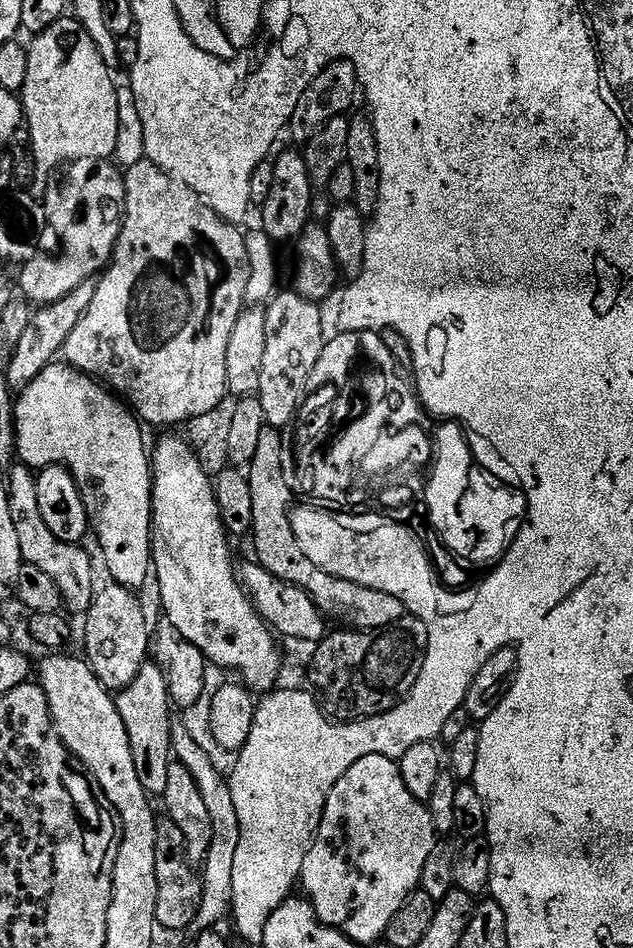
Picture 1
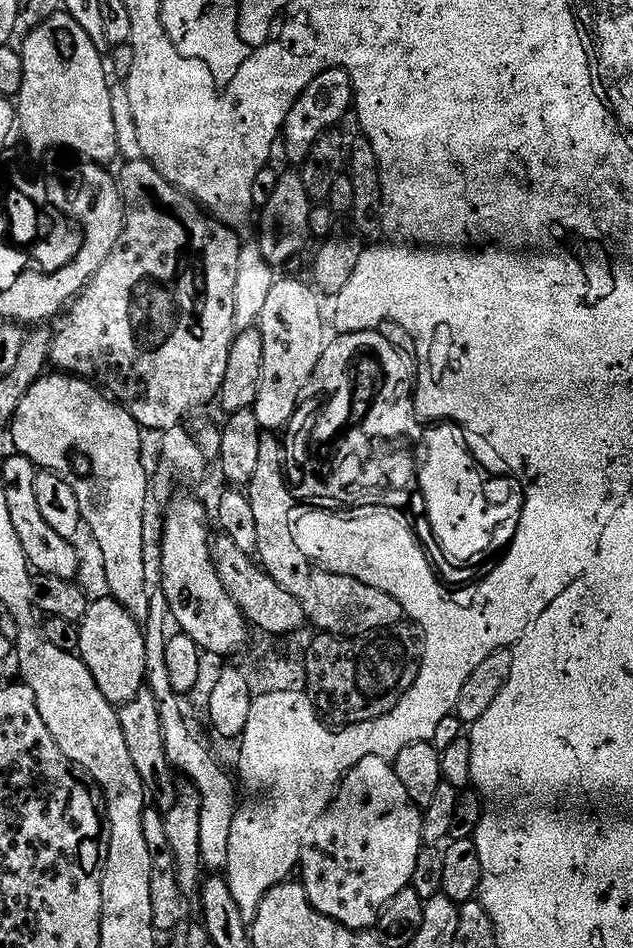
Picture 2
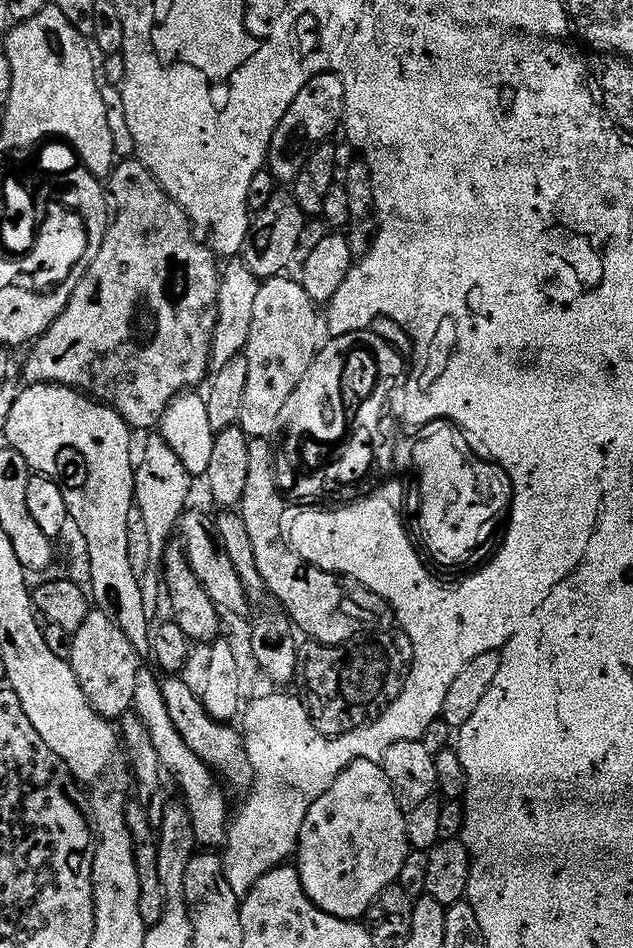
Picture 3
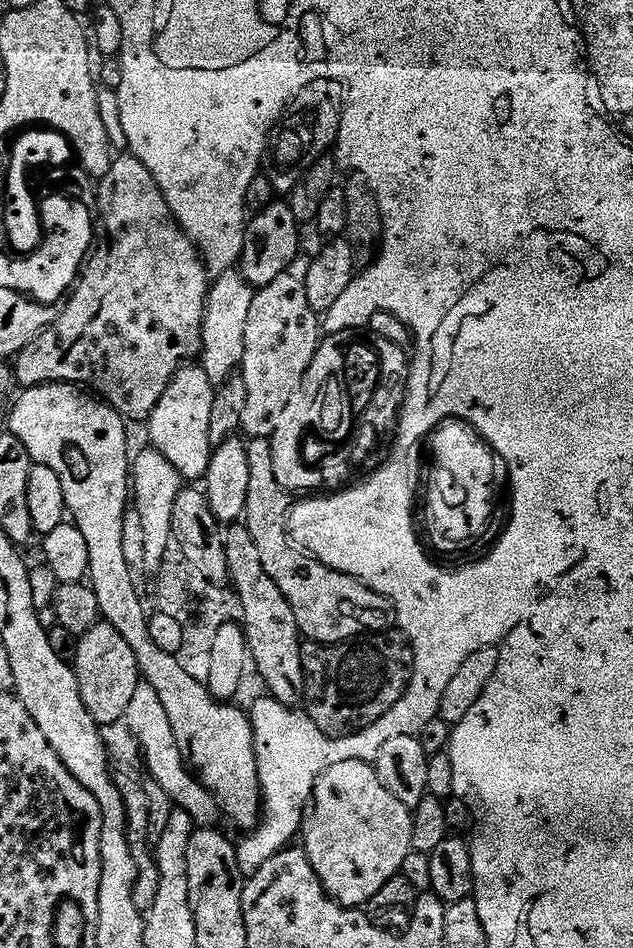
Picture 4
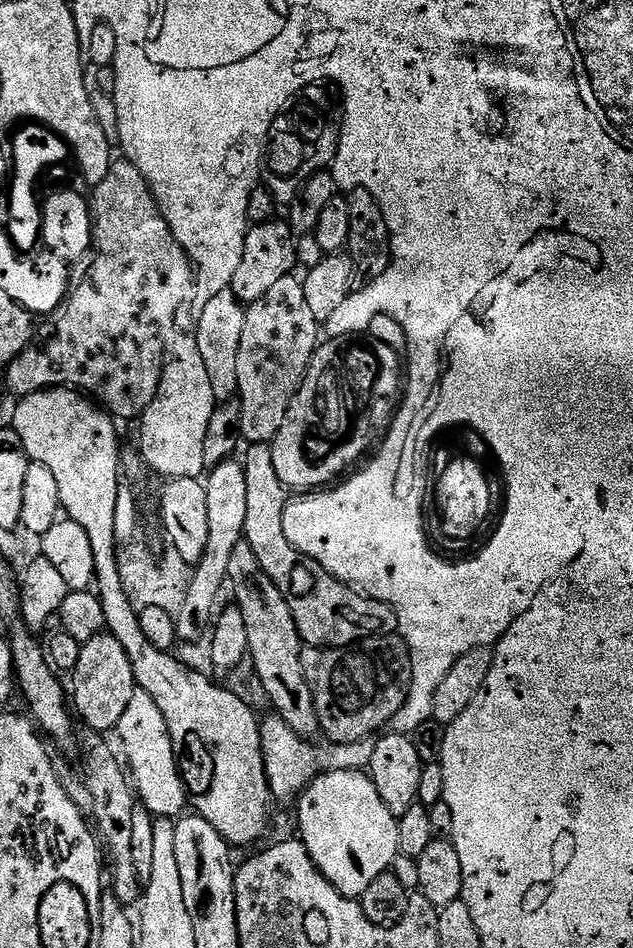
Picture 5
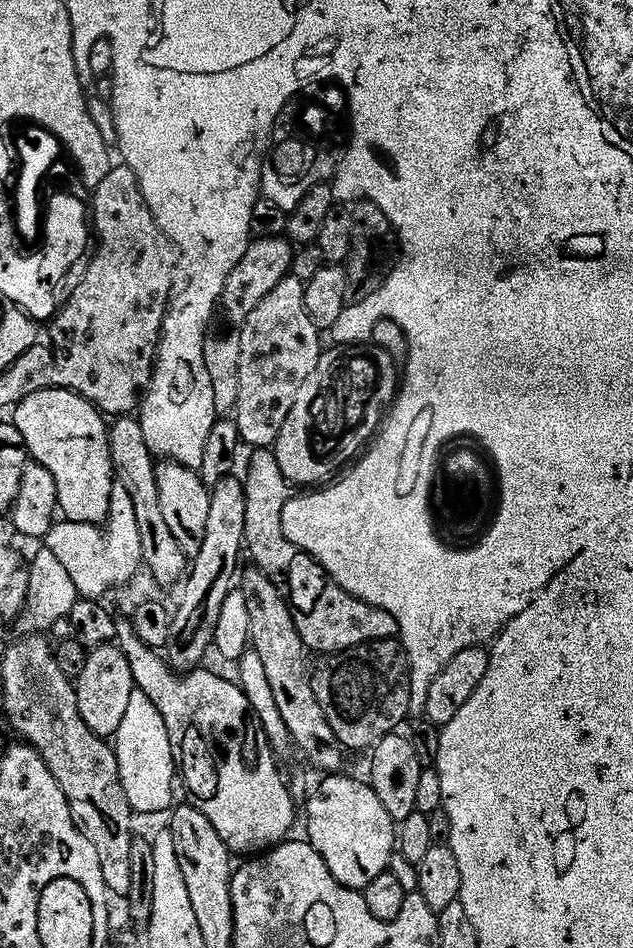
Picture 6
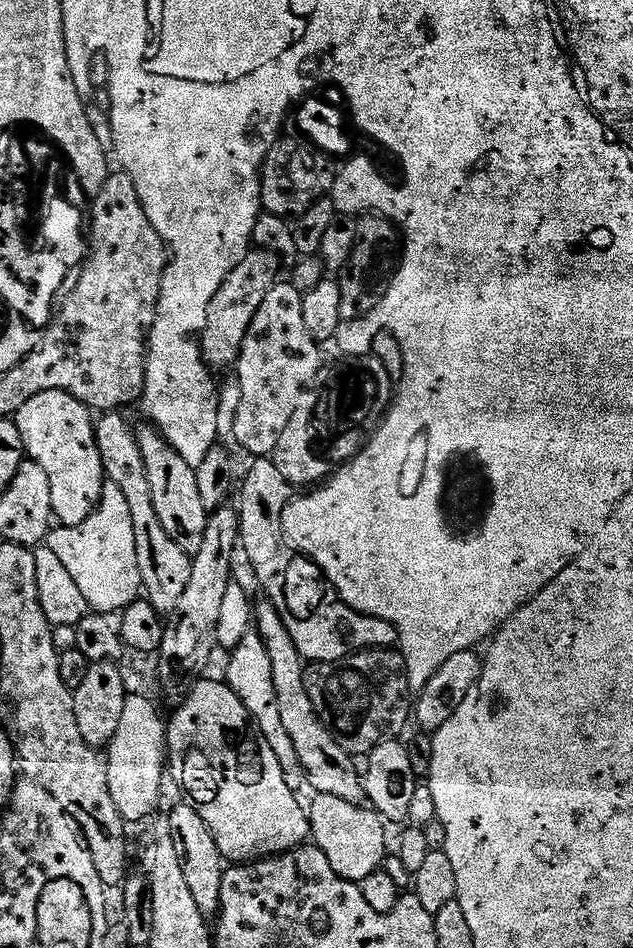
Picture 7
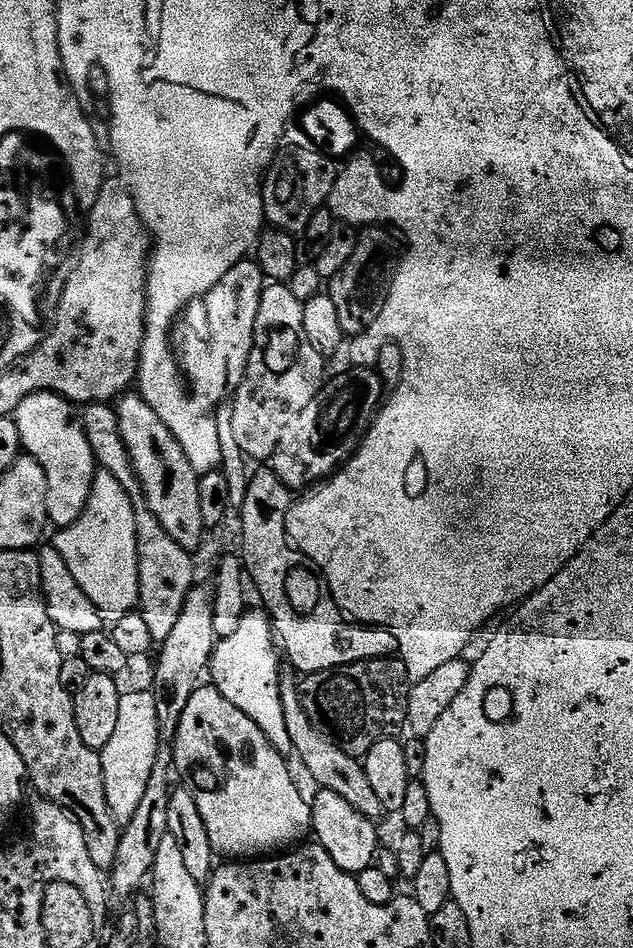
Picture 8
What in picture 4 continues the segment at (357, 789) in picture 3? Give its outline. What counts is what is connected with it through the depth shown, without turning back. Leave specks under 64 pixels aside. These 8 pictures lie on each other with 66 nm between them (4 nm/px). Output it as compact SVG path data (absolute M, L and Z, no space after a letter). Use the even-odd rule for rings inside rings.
M351 760L350 762L338 762L338 766L330 766L321 776L316 779L316 788L312 791L312 799L310 801L310 811L307 813L306 819L302 825L302 847L308 854L308 860L312 864L312 871L316 873L316 879L320 881L325 892L336 903L341 904L344 908L359 909L361 906L367 905L370 898L374 898L374 894L378 894L378 890L390 882L390 878L401 875L404 859L410 856L412 852L412 818L413 813L402 802L398 802L398 798L394 798L386 786L382 786L382 782L378 778L375 767L367 760Z

